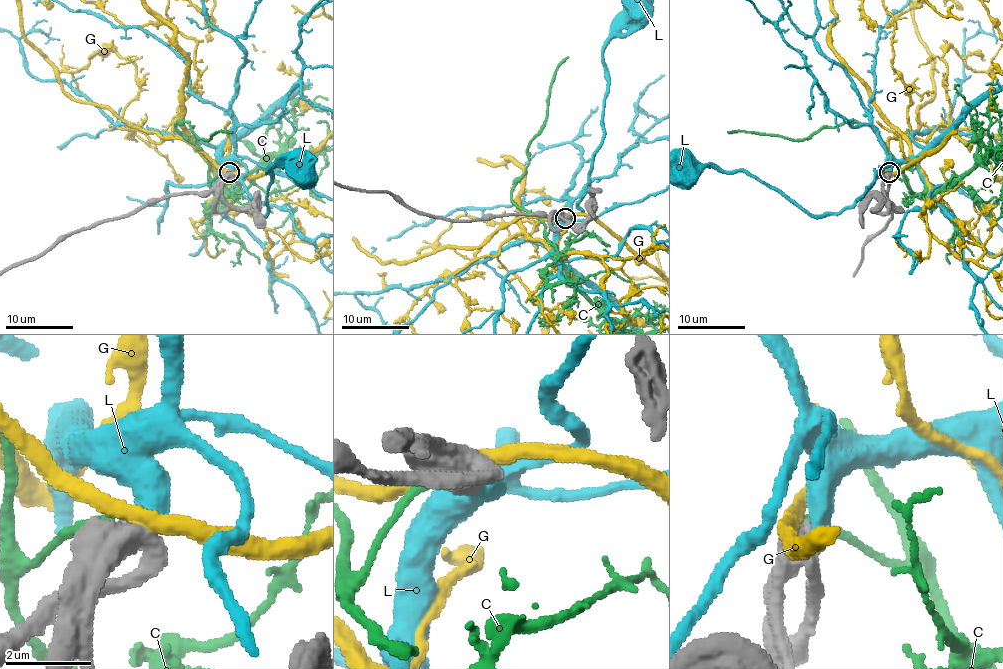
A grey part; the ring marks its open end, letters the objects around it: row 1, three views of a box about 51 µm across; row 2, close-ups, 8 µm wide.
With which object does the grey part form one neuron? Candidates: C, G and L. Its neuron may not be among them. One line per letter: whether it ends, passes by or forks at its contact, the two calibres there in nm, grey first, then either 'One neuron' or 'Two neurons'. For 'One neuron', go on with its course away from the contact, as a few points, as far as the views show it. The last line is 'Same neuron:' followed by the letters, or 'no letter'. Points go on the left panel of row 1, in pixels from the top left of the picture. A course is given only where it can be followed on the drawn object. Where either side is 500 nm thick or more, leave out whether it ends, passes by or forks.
C: Thickness 600 nm (grey) against 200 nm. Two neurons
G: Thickness 600 nm (grey) against 360 nm. Two neurons
L: Thickness 550 nm (grey) against 500 nm. One neuron. Its course: (229, 173), (234, 161), (244, 166), (243, 185), (265, 216), (266, 171), (302, 170)
Same neuron: L

